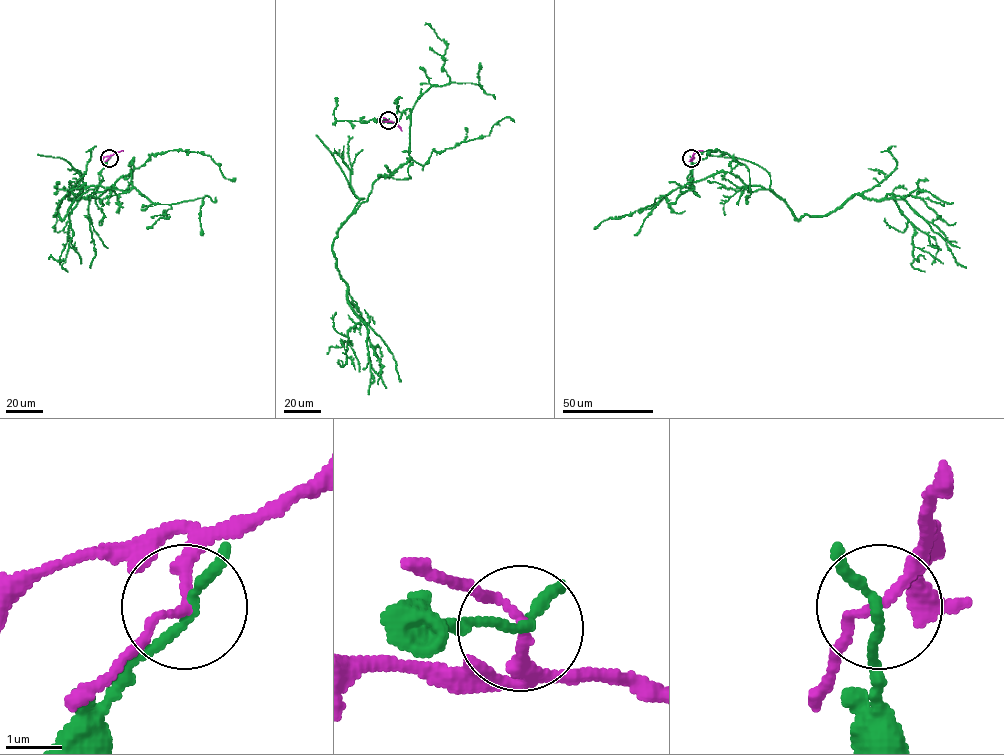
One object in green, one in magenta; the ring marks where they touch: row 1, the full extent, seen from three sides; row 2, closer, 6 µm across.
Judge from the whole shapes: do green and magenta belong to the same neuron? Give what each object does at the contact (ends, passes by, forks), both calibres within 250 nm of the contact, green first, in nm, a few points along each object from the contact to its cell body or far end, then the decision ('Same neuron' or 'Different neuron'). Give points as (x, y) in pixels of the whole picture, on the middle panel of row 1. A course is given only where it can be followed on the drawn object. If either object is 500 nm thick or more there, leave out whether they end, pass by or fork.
At the ring green passes by. At the ring magenta passes by. Thickness 170 nm (green) against 160 nm. Course of green: (388, 120), (377, 121), (410, 109), (409, 159), (374, 183), (332, 246), (367, 329), (369, 394). Course of magenta: (388, 120), (401, 131). Different neuron

